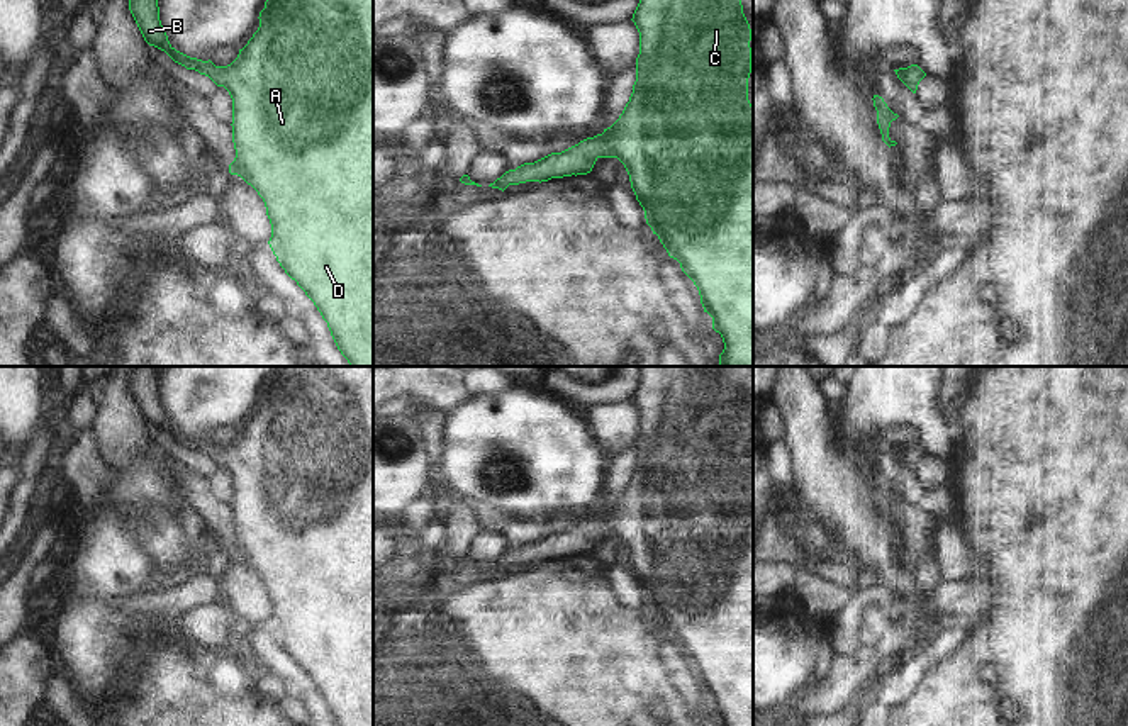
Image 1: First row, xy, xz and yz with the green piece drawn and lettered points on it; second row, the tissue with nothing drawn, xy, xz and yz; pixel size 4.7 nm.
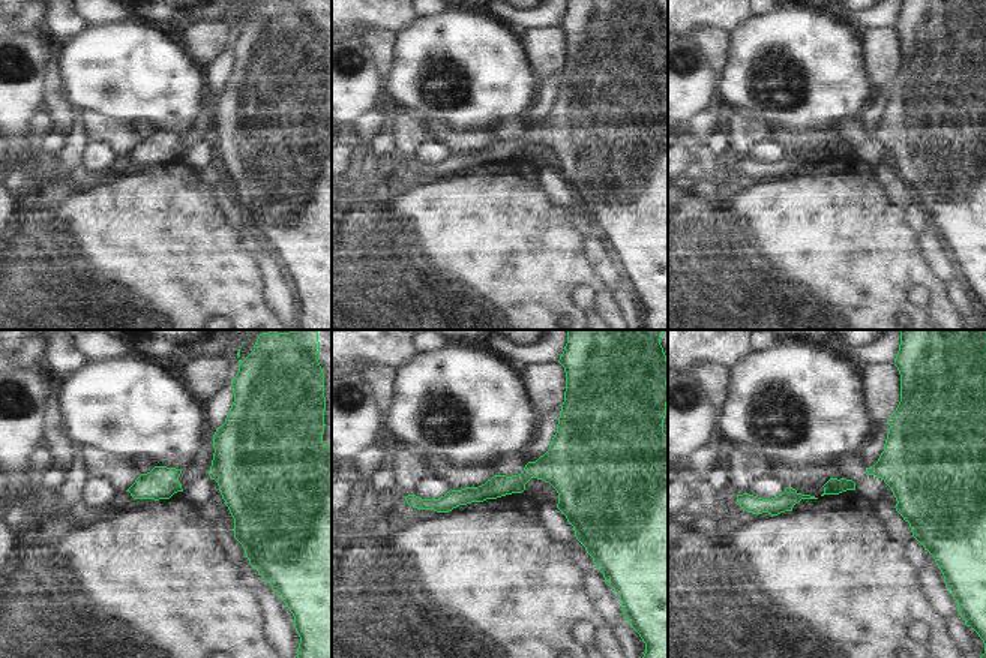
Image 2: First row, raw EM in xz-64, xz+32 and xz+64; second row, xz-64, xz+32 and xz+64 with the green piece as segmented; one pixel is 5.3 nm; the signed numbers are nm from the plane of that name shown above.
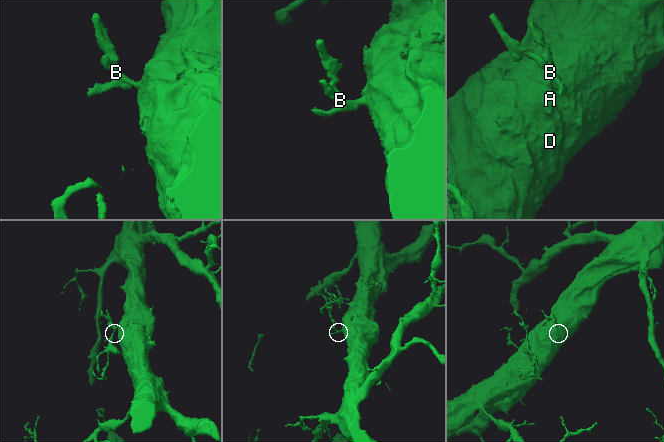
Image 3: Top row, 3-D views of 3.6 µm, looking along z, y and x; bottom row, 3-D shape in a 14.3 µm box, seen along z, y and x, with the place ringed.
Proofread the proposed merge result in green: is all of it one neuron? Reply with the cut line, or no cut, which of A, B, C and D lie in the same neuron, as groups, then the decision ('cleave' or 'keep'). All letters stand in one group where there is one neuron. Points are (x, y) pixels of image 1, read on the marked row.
no cut; A B C D; keep

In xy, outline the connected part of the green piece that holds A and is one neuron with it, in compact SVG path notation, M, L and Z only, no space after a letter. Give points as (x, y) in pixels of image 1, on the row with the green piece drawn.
M129 0L129 10L149 46L165 51L175 63L209 76L229 92L236 149L229 173L241 176L263 198L271 224L268 244L276 261L314 302L349 366L373 366L373 0L266 0L258 17L258 31L227 66L215 66L210 59L202 61L176 51L161 25L158 0Z

